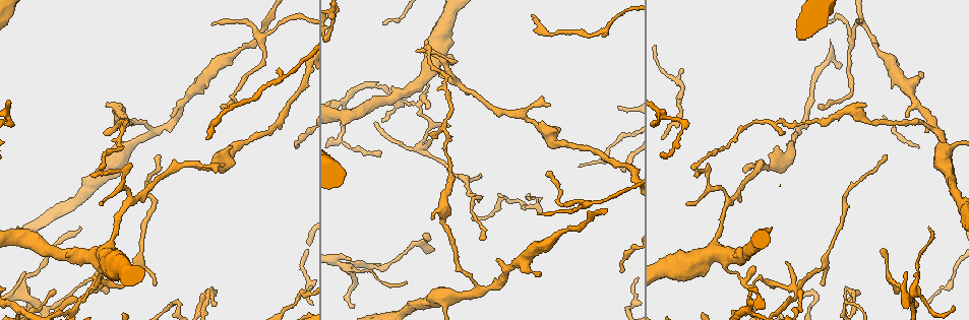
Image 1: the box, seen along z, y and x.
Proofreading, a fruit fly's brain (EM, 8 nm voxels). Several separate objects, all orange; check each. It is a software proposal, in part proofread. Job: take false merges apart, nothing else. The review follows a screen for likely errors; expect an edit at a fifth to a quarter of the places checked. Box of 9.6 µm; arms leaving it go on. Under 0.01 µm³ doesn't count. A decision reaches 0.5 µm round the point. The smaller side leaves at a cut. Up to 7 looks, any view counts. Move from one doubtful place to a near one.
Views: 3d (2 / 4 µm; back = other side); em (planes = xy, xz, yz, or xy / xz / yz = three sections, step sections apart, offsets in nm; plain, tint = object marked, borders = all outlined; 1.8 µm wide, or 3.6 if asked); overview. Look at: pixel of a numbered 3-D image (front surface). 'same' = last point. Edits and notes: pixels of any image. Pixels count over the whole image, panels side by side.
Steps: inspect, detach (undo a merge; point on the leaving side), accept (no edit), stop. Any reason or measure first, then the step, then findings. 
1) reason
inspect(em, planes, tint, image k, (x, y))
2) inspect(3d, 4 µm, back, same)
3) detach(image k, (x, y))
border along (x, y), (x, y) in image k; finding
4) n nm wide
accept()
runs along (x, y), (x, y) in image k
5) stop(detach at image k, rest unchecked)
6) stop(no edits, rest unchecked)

thick turns thin
inspect(em, planes, tint, image 1, (765, 164))

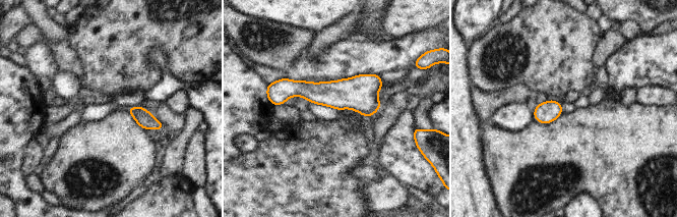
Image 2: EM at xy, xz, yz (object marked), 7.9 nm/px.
20 nm wide
accept()
runs along (379, 83), (287, 91), (277, 100) in image 2; one cell here

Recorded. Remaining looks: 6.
branch point
inspect(em, 3.6 µm, planes, plain, image 1, (420, 146))

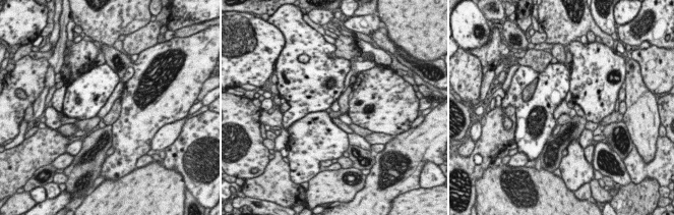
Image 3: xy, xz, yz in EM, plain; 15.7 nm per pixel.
inspect(em, 3.6 µm, planes, tint, same)

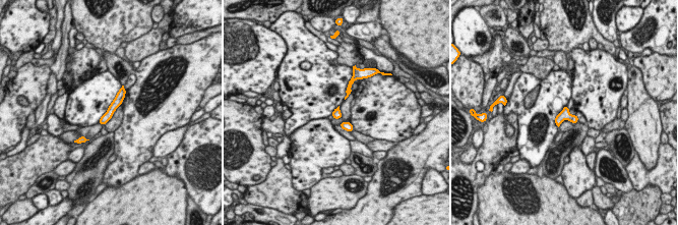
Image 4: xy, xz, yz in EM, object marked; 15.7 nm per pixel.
140 nm wide
accept()
all the same cell

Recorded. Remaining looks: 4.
calibre changes
inspect(3d, 4 µm, image 1, (18, 292))

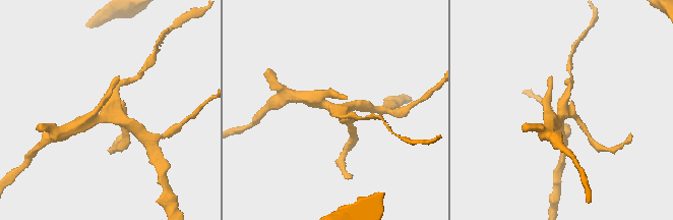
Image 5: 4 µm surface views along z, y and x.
inspect(em, planes, tint, image 5, (109, 112))

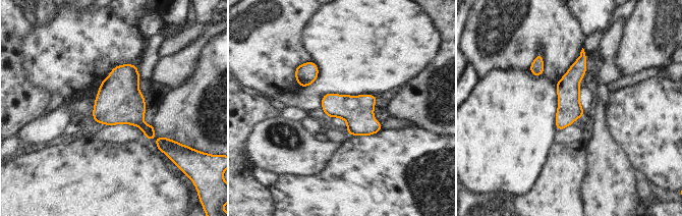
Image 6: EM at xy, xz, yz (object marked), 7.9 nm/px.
accept()
runs along (582, 54), (558, 127) in image 6; one cell here

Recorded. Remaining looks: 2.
stop(no edits, rest unchecked)

